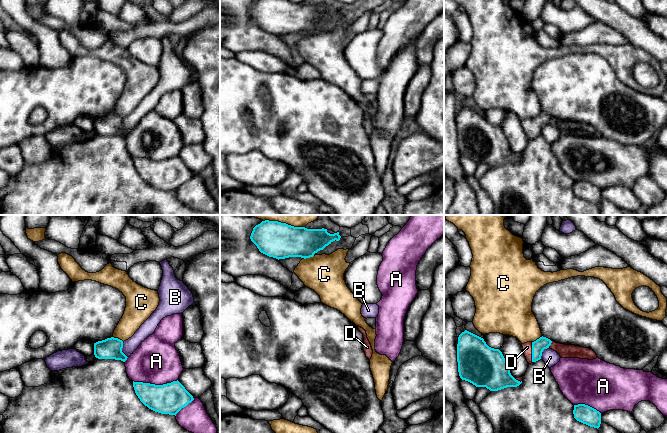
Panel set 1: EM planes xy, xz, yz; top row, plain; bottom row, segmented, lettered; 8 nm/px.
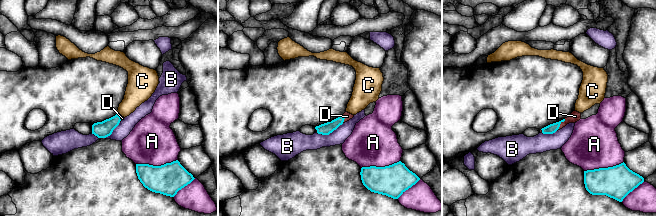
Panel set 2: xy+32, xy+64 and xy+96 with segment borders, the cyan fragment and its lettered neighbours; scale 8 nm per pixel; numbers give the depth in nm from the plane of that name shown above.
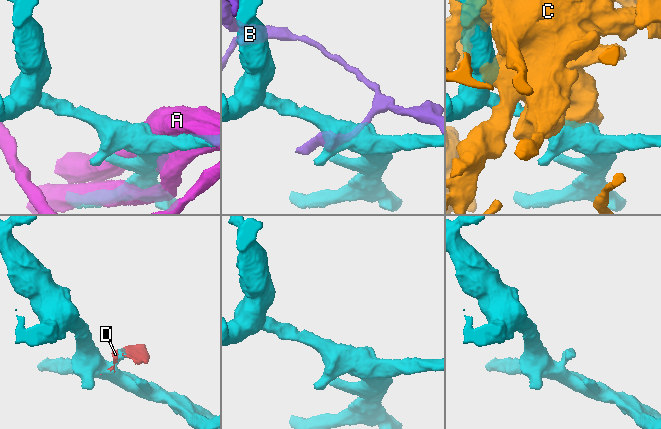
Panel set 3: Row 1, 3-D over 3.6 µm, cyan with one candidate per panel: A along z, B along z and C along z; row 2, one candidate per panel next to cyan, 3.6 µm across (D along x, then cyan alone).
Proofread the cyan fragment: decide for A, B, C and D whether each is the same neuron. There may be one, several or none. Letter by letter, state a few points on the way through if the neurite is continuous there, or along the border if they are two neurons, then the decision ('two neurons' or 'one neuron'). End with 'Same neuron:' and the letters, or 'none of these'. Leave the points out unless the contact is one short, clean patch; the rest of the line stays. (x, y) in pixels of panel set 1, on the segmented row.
A: two neurons
B: two neurons
C: two neurons
D: one neuron
Same neuron: D

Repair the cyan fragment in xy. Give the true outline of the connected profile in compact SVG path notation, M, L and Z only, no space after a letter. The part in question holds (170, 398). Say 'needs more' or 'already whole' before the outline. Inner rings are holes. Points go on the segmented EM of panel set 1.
already whole; M177 380L163 385L134 382L133 387L140 401L149 409L175 415L194 398Z

